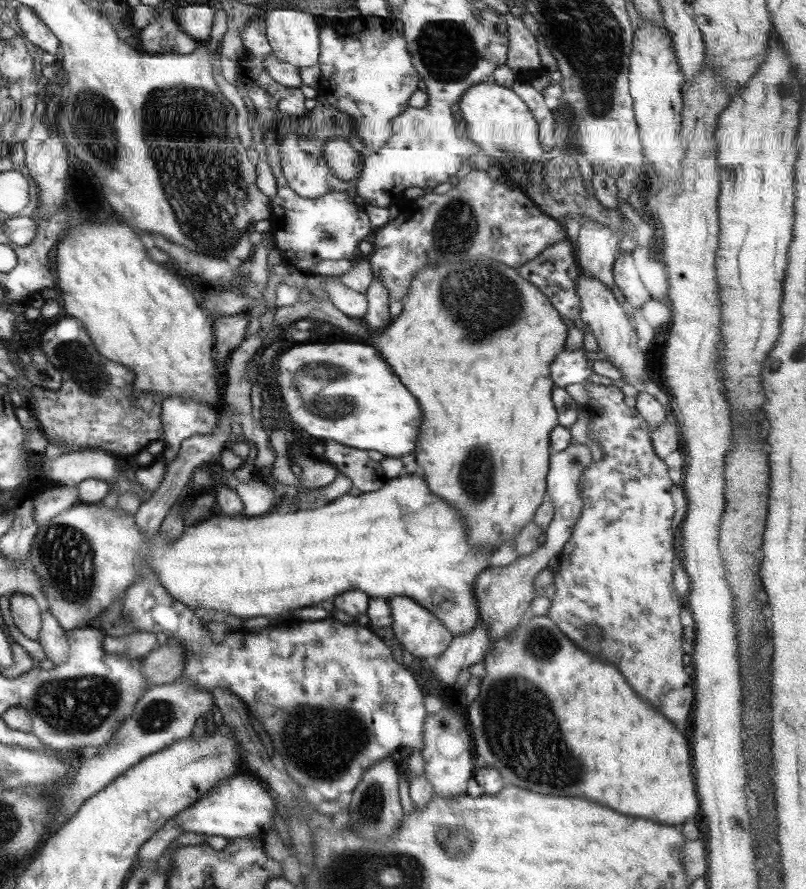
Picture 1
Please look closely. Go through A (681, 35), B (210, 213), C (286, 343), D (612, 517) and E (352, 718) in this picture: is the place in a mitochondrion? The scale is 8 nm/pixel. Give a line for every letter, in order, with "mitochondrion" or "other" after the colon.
A: other
B: mitochondrion
C: other
D: other
E: mitochondrion

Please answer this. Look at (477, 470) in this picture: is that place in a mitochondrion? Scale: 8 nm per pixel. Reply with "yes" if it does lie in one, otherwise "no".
yes

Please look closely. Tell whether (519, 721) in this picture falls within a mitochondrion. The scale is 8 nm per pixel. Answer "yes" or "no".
yes

